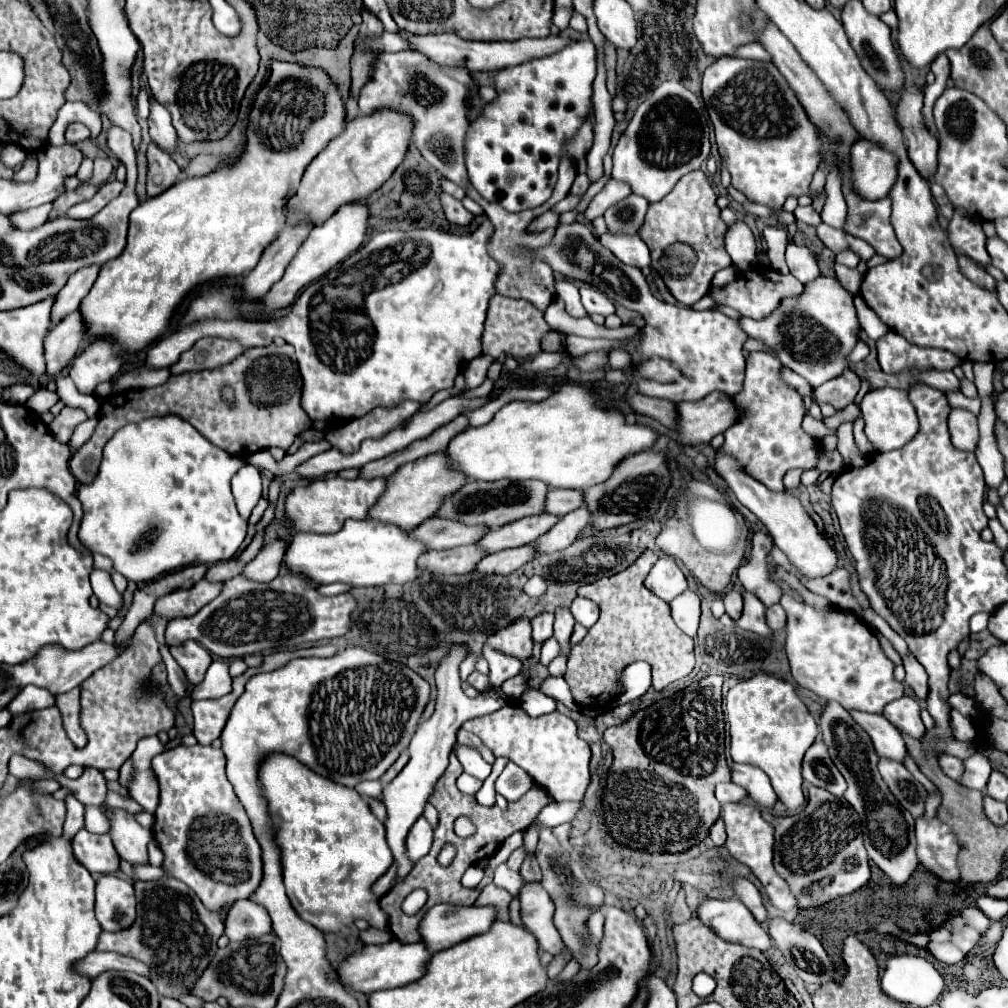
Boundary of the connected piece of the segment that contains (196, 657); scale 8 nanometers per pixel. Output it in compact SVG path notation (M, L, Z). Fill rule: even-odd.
M194 641L184 643L182 647L170 647L170 653L176 659L176 663L182 667L182 671L186 673L190 683L200 683L204 679L206 669L212 663L210 653Z

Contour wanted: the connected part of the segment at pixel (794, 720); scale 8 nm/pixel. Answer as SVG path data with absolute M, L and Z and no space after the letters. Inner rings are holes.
M758 673L750 679L740 681L728 691L726 713L730 723L730 757L734 759L734 763L760 767L770 777L778 799L788 809L802 807L804 793L800 767L804 753L818 735L818 725L808 707L794 693L794 687L774 675Z

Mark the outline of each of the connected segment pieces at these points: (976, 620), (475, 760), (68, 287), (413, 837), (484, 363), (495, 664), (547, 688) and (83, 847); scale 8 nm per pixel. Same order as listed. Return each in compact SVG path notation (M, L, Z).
M978 613L978 615L974 615L972 619L970 619L970 633L980 633L980 631L984 631L986 629L986 625L988 625L988 613Z
M456 743L456 745L454 745L454 751L458 751L458 759L460 759L460 763L462 763L462 767L464 767L466 773L474 775L474 777L480 779L480 781L484 781L484 779L490 775L492 767L480 757L480 753L478 753L476 749Z
M90 265L90 267L78 269L74 275L70 275L68 283L56 295L56 303L54 303L54 323L62 321L62 315L66 315L70 311L76 311L80 307L82 299L88 295L90 287L94 285L94 281L98 277L98 271L100 271L98 265Z
M420 817L412 825L412 829L408 833L408 839L406 839L406 845L408 845L408 855L410 855L410 859L414 863L430 851L430 845L432 845L432 827L430 827L430 823L424 817Z
M480 355L476 361L470 361L470 363L464 367L462 375L464 375L464 379L466 379L466 387L468 387L468 389L474 389L474 387L480 387L480 385L482 385L482 381L486 379L486 371L488 371L488 365L490 365L490 363L492 363L490 357Z
M488 645L484 647L482 655L490 667L490 673L488 673L490 687L500 687L506 679L518 675L522 669L522 663L518 663L518 659L510 659L508 655L500 655L500 651L494 651Z
M548 677L544 683L542 683L542 691L548 695L548 697L554 697L556 701L564 703L570 711L580 711L580 707L574 703L572 695L570 695L570 689L566 685L566 681L562 677Z
M82 829L72 839L72 853L90 873L116 873L120 869L120 859L110 835L94 835Z

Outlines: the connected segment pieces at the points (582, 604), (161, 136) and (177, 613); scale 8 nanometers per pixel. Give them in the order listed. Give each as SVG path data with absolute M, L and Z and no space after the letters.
M576 597L570 605L570 611L572 611L576 623L580 623L586 629L590 629L598 621L598 605L590 603L590 599Z
M150 97L148 101L150 101L150 115L148 115L150 137L164 151L172 151L178 143L178 135L170 123L170 111L164 105L160 105L154 97Z
M202 579L188 591L184 589L184 591L174 591L174 593L162 595L154 605L154 613L150 617L146 617L144 621L150 621L152 617L166 617L166 619L192 617L206 603L210 603L218 595L220 589L222 589L222 583L208 583L206 579Z

